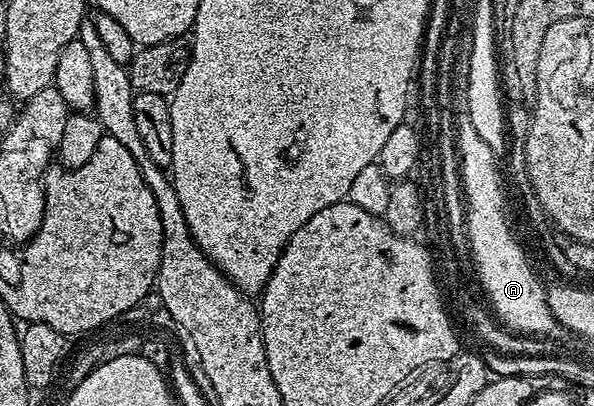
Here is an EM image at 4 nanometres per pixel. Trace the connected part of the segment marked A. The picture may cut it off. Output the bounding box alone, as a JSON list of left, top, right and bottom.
[449,92,560,337]

